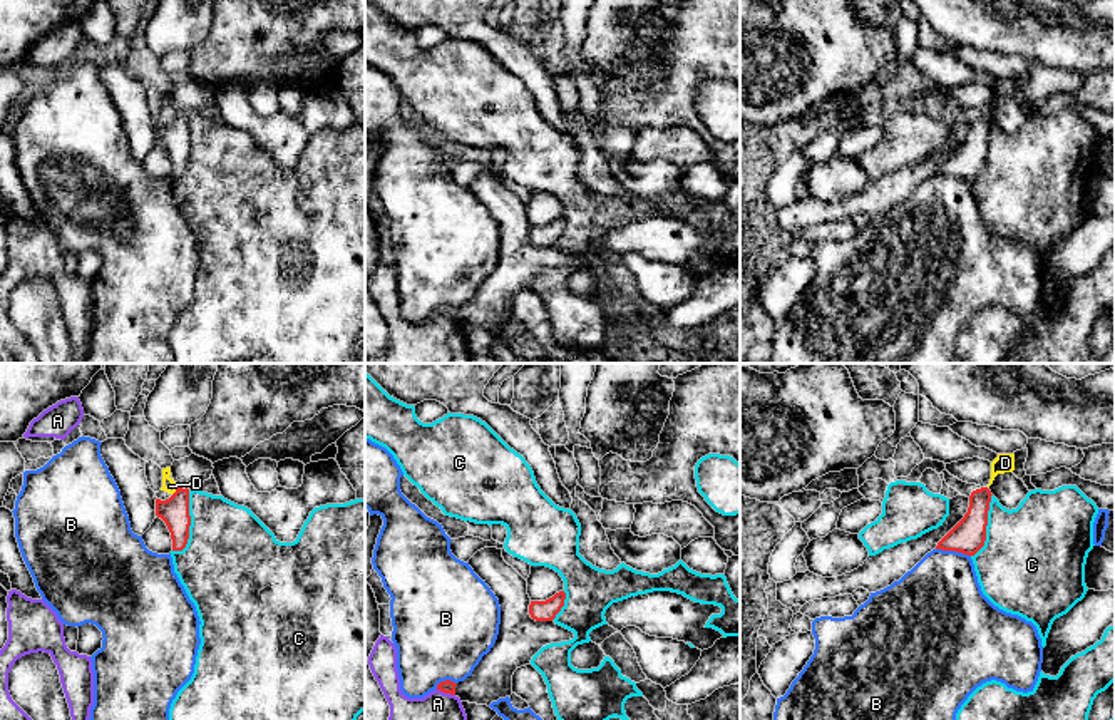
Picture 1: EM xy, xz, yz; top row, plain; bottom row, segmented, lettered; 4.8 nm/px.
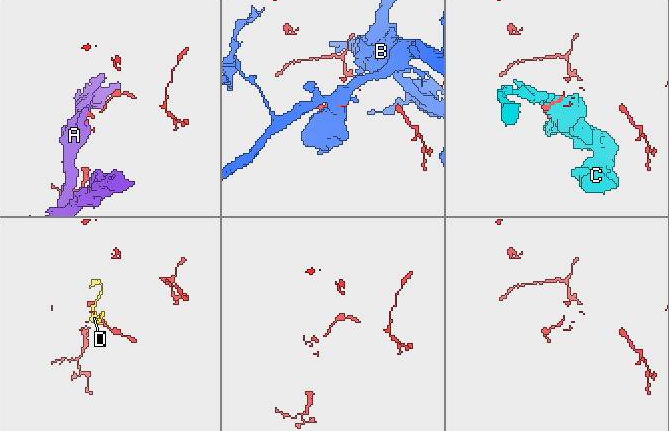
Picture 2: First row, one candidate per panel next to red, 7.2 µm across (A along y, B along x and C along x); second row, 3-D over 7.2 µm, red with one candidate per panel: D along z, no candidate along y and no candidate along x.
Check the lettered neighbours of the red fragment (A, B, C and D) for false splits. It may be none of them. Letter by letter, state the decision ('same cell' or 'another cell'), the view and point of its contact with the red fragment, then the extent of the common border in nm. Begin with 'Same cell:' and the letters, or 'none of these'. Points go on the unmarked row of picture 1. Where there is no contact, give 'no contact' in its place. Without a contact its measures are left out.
Same cell: none of these
A: another cell | xz (446, 317) | 90 nm
B: another cell | yz (953, 174) | 170 nm
C: another cell | xy (190, 149) | 300 nm
D: another cell | xy (176, 116) | 50 nm

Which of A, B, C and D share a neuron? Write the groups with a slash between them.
A / B / C / D

